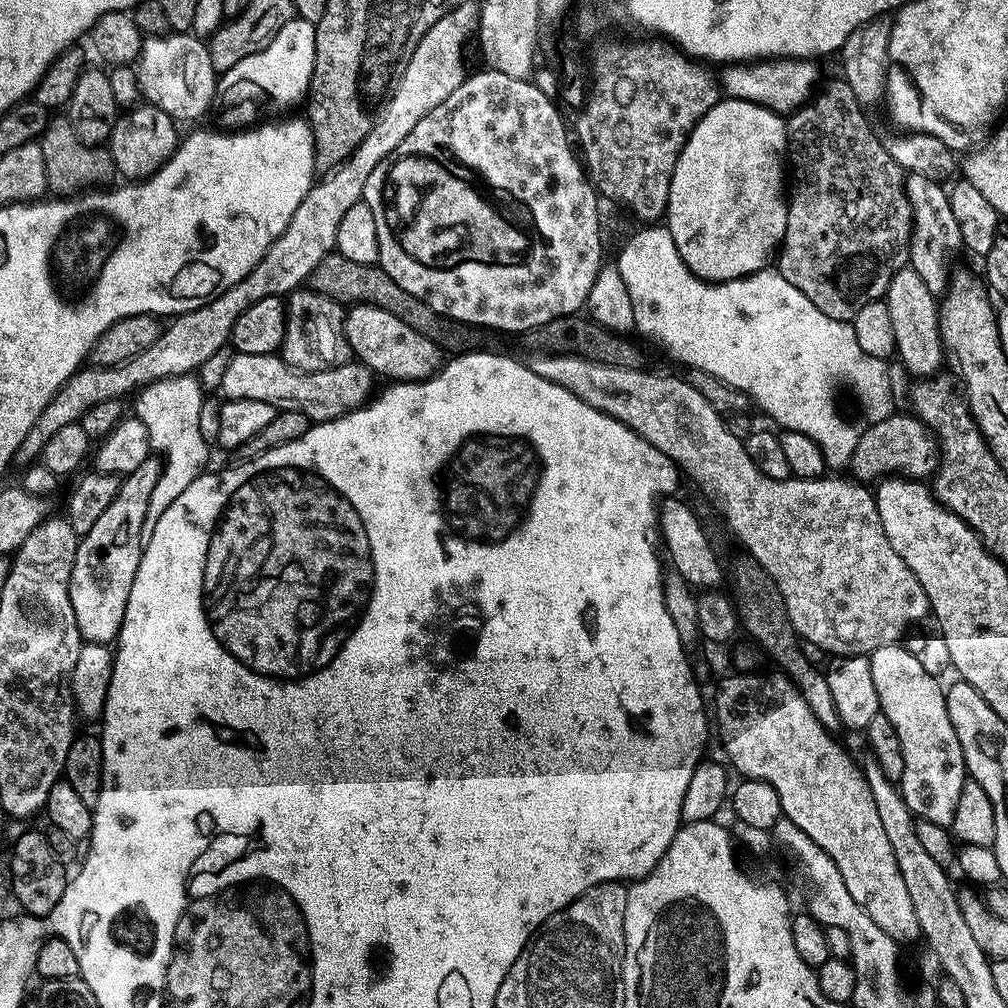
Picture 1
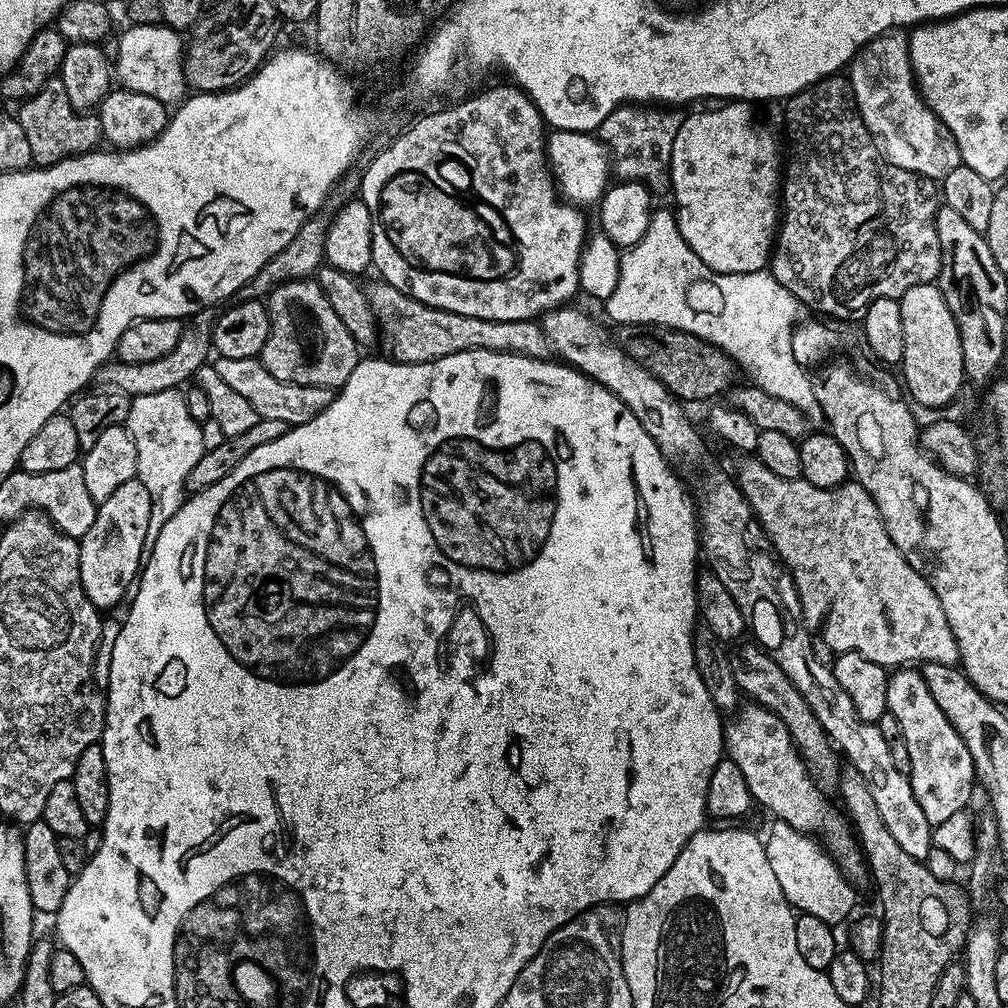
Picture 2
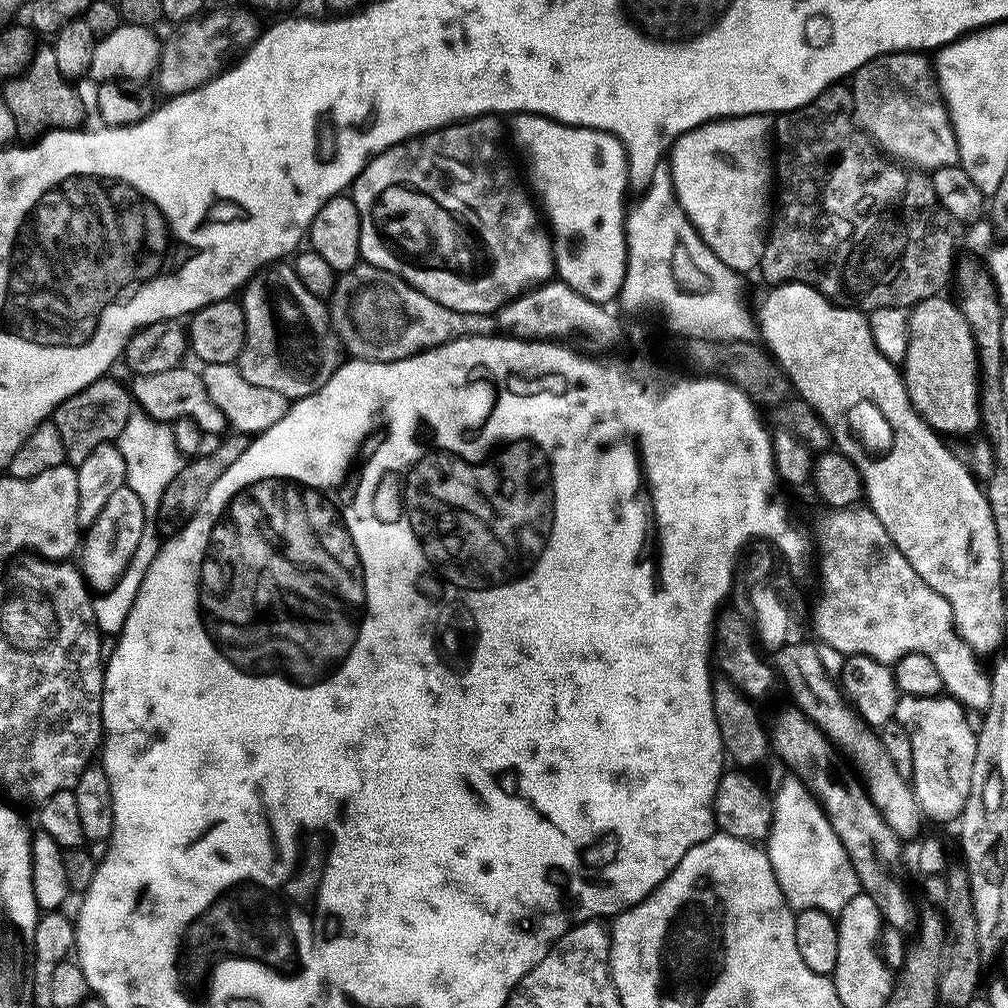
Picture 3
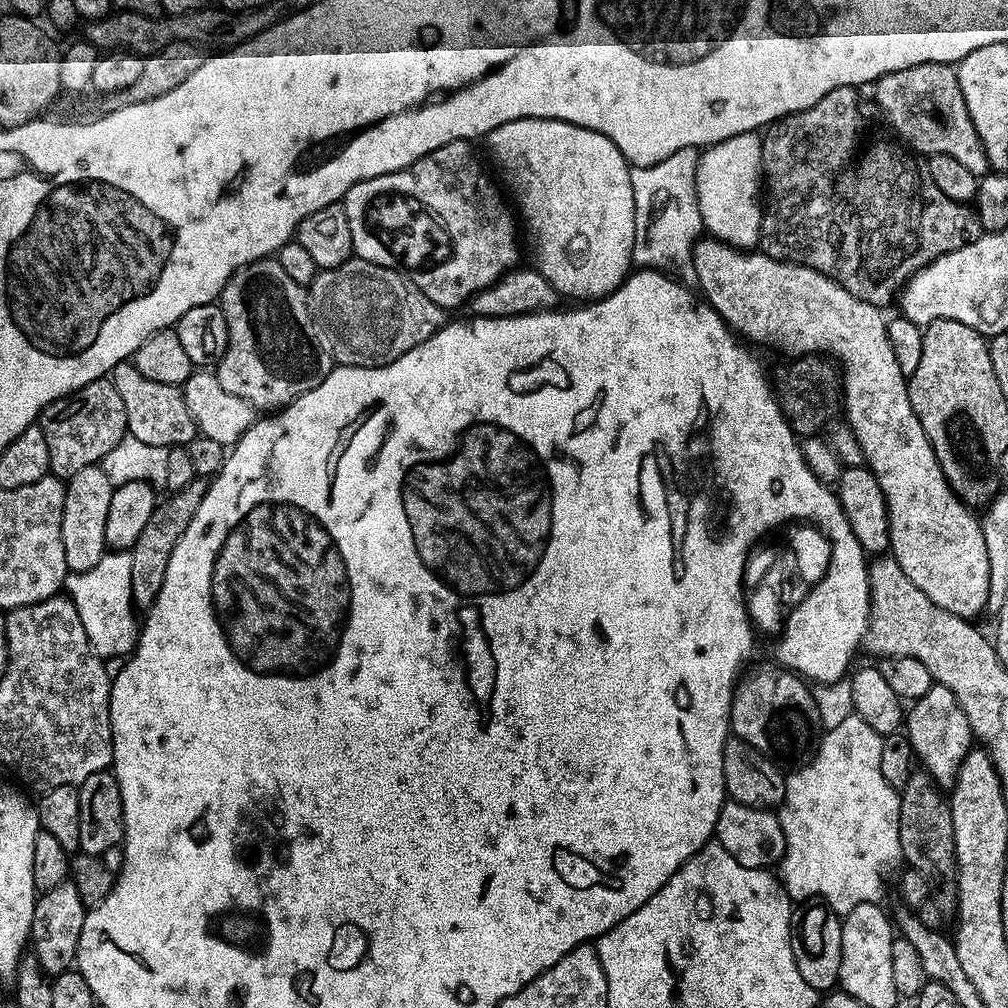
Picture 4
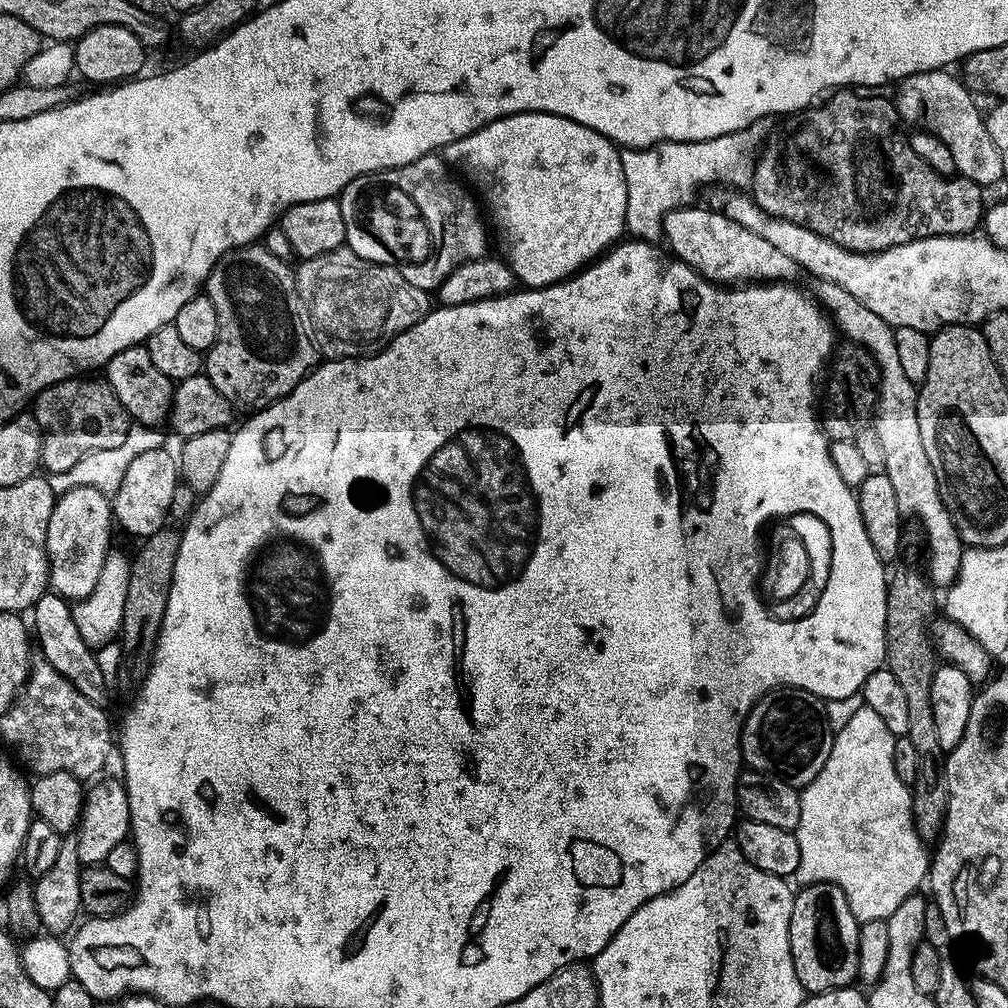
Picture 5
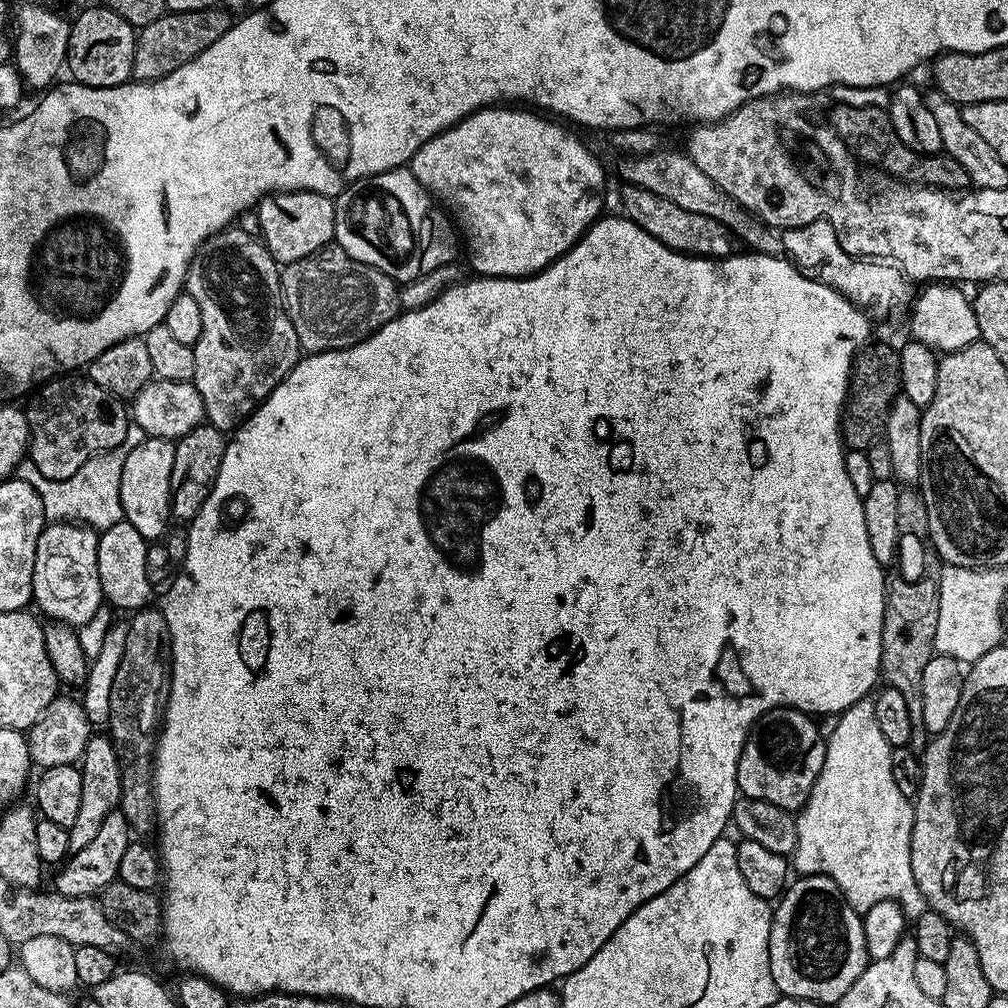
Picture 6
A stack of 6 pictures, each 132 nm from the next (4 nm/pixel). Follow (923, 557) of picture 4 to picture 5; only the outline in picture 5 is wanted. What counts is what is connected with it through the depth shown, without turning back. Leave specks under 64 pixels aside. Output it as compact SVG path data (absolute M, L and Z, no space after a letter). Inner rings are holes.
M675 208L664 219L663 239L668 239L671 255L684 264L688 264L700 276L706 277L714 284L721 286L732 286L737 282L788 282L793 279L792 275L798 272L798 267L786 255L782 254L777 247L766 242L764 238L758 237L754 232L740 226L738 222L732 221L720 210L711 212L708 208ZM829 280L817 283L815 286L817 287L815 295L818 297L823 311L834 321L835 327L841 333L844 331L848 335L845 337L851 343L860 344L866 350L870 350L878 362L880 390L874 413L876 412L876 440L880 443L880 456L884 459L882 471L888 475L891 484L894 485L901 517L917 516L921 526L924 527L924 536L928 539L928 568L926 567L928 579L936 586L950 585L954 583L956 575L960 573L960 560L963 558L966 548L954 526L952 515L949 514L946 506L940 500L938 478L934 474L934 466L930 466L930 458L926 458L926 446L922 446L922 434L918 434L918 418L916 417L918 388L917 385L910 382L910 378L906 378L906 373L902 370L902 365L898 359L898 350L894 346L894 329L891 324L882 322L882 318L878 318L878 314L874 314L874 310L866 310L866 306L862 306L862 302L858 302L858 298L854 298L854 294L850 294L842 286Z

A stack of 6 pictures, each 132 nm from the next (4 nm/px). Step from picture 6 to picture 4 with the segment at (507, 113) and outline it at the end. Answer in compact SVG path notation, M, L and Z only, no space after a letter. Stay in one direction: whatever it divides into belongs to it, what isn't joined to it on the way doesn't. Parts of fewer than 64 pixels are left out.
M533 116L498 126L494 131L488 133L486 143L488 143L488 152L492 155L493 162L500 167L500 176L504 179L505 184L503 187L505 189L508 187L512 191L512 196L516 199L517 209L515 208L515 211L518 216L518 211L520 211L520 216L524 219L524 228L528 231L529 238L532 239L532 248L536 251L536 261L534 261L536 271L544 275L546 282L550 282L550 286L554 286L557 294L561 297L573 296L576 299L573 301L576 302L591 302L600 299L601 296L610 295L625 276L629 275L630 269L633 267L632 251L634 250L634 186L630 186L632 168L618 150L618 146L614 146L614 142L610 142L610 138L589 128L583 128L577 124L567 124L561 120L543 120Z

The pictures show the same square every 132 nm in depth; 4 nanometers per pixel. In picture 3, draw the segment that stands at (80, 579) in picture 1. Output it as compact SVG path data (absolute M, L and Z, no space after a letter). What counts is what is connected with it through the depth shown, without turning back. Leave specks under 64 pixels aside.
M125 486L110 494L106 506L102 506L102 514L98 514L96 521L86 530L85 536L88 537L85 540L83 537L82 551L79 553L79 567L89 589L107 590L116 584L134 557L134 550L142 539L145 519L144 507L134 490Z

